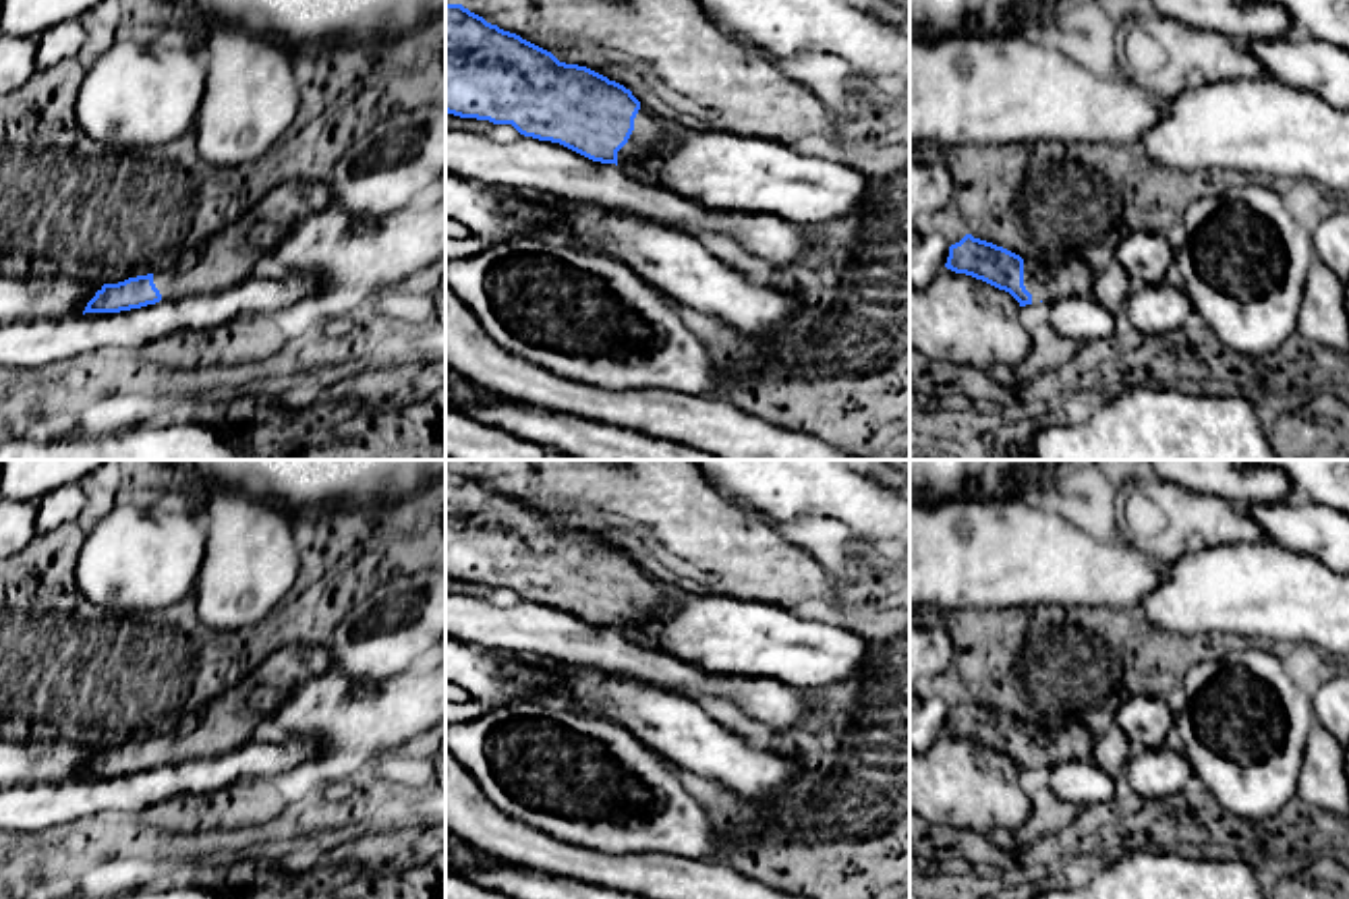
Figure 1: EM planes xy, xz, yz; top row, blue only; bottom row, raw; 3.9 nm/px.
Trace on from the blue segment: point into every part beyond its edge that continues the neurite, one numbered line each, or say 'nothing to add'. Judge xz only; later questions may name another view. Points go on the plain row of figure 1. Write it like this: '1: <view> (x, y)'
1: xz (649, 595)

